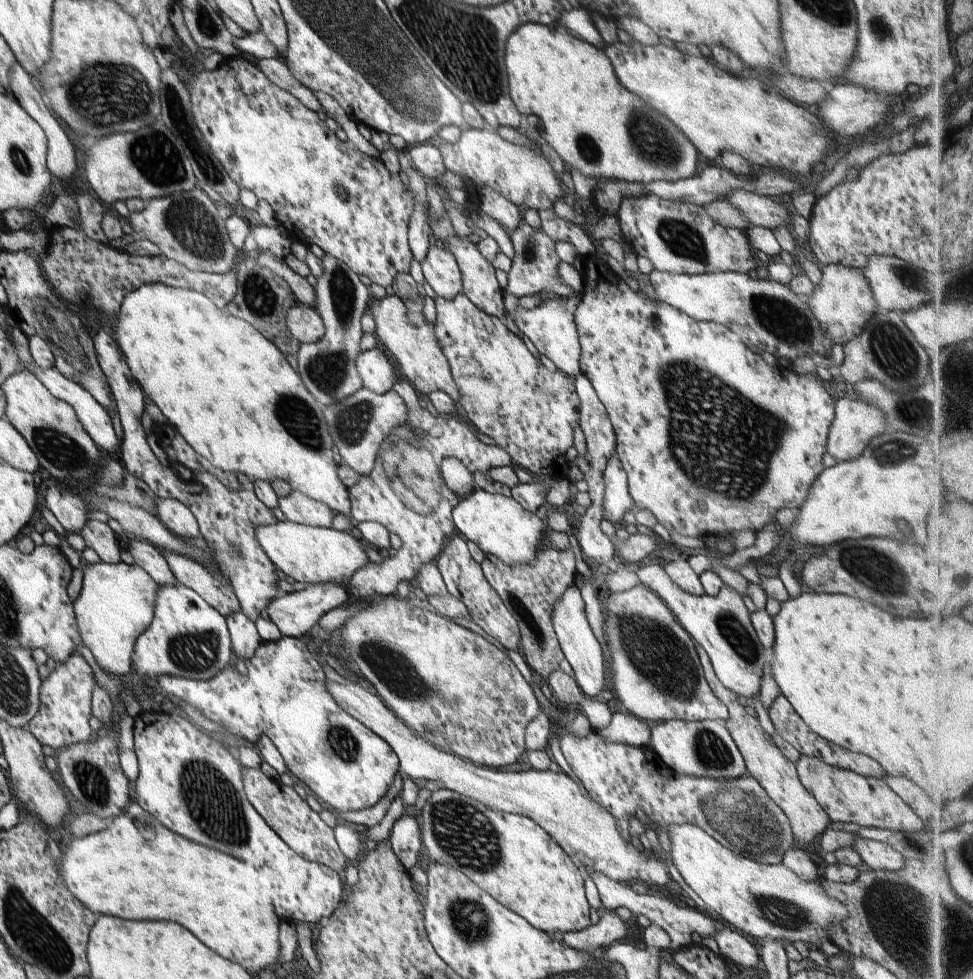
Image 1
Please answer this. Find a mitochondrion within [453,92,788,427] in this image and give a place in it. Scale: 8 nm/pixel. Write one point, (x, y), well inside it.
(653, 144)

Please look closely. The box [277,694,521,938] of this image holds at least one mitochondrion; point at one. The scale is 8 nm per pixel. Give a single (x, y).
(461, 832)

